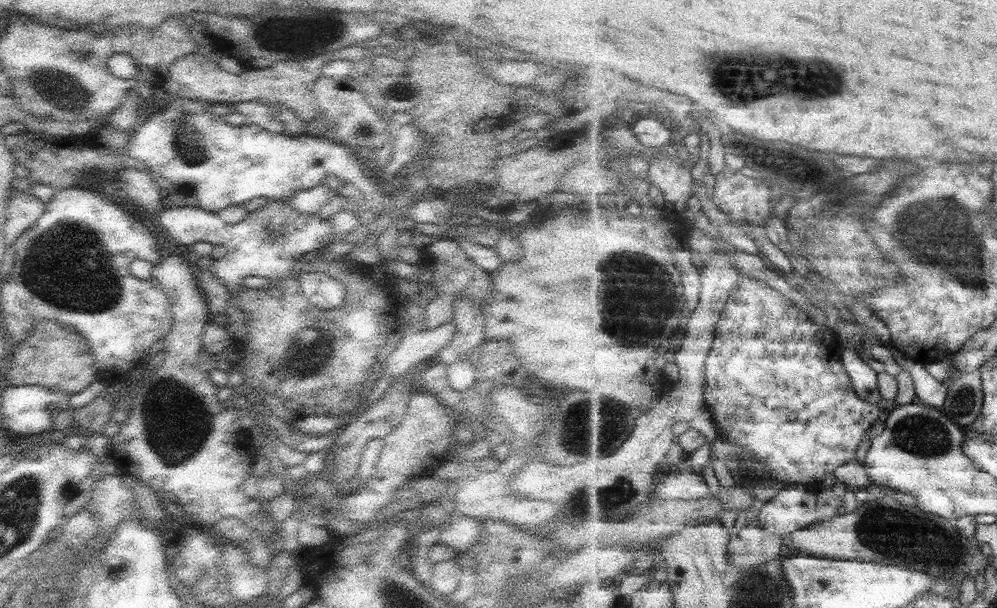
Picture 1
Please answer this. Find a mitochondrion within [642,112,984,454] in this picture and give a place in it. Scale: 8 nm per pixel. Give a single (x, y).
(962, 403)

